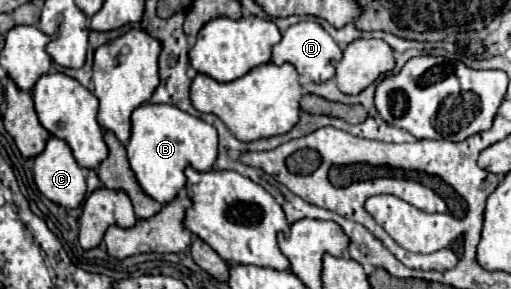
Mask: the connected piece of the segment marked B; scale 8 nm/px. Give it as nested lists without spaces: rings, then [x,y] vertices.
[[[142,104],[132,112],[132,136],[126,144],[128,162],[142,190],[160,204],[172,202],[186,186],[186,166],[210,172],[218,154],[216,128],[170,104]]]

